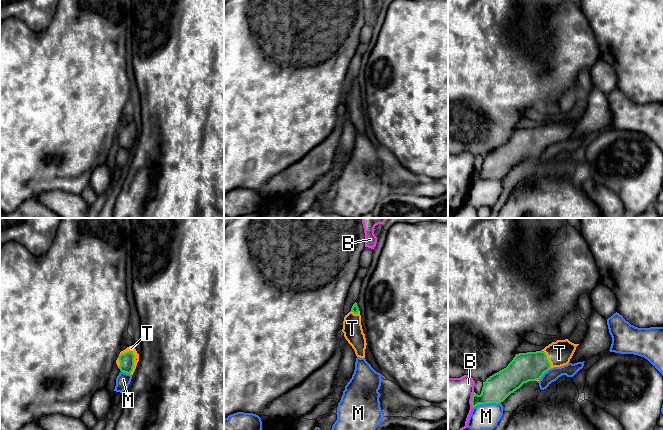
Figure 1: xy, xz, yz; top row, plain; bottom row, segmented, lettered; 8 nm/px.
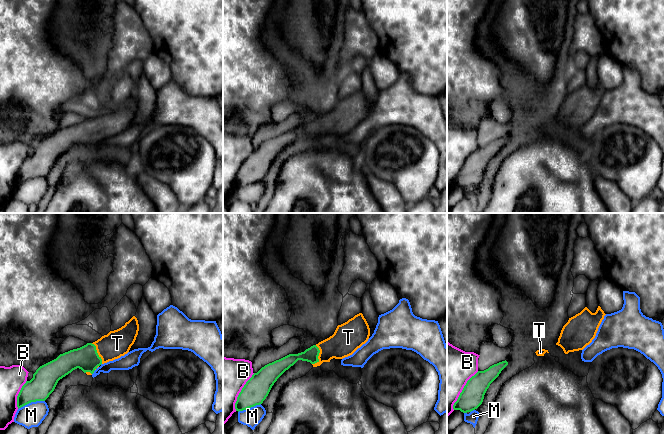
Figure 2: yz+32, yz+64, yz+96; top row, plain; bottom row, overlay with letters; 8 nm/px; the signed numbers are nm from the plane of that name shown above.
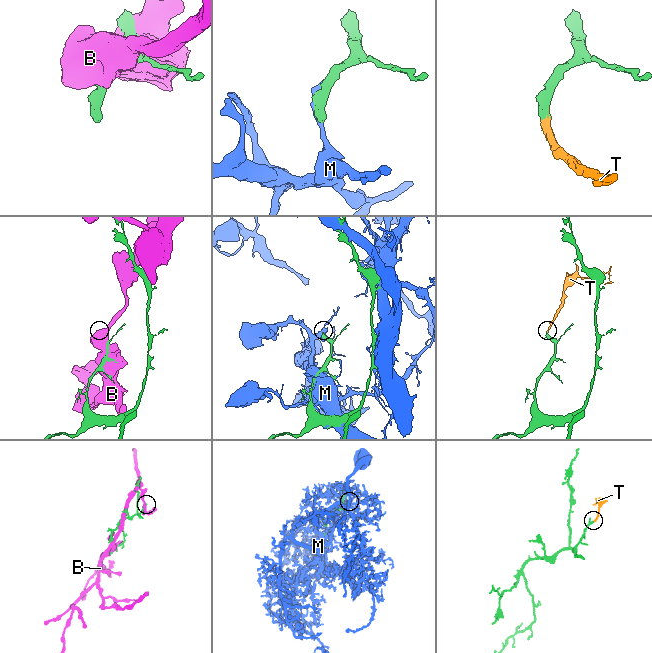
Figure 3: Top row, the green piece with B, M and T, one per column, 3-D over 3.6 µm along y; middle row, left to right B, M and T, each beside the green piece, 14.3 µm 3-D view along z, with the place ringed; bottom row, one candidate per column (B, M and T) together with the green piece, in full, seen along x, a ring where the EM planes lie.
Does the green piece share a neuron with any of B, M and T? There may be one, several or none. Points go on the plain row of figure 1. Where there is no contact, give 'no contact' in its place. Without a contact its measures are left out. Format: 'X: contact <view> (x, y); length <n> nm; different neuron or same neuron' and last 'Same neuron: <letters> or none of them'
B: contact yz (471, 176); length 130 nm; different neuron
M: contact yz (486, 178); length 220 nm; different neuron
T: contact xy (133, 138); length 200 nm; same neuron
Same neuron: T

